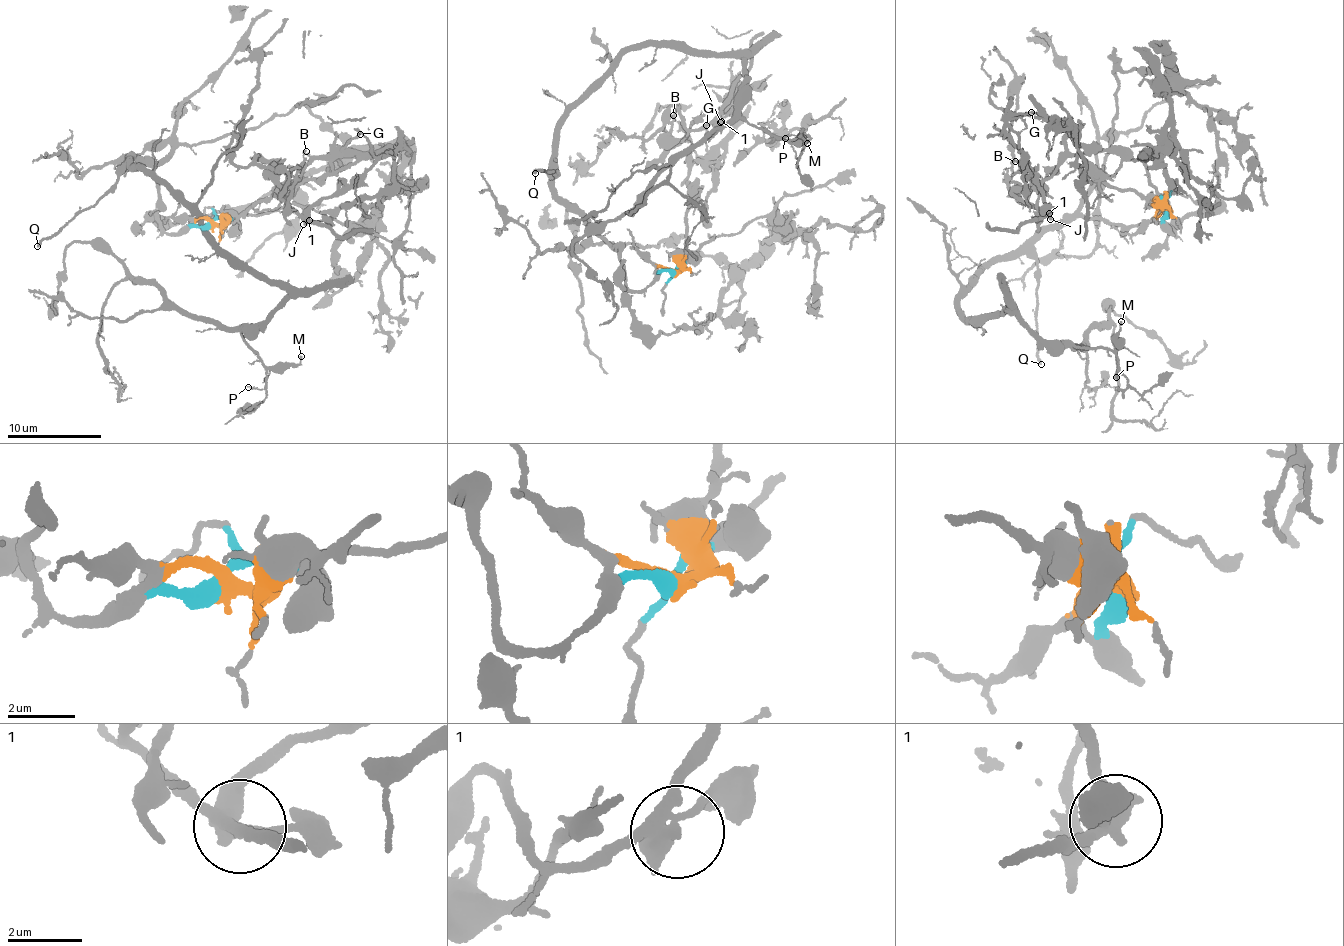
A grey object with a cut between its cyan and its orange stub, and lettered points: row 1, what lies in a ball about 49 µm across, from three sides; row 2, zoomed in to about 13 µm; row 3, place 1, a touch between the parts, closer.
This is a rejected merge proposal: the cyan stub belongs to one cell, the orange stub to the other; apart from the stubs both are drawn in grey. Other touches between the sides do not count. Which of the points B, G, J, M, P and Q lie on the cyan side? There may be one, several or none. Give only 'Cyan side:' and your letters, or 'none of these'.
Cyan side: M, P, Q

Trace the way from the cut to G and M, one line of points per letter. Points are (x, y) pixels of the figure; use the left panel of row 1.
G: (211, 224), (226, 221), (277, 191), (299, 166), (341, 149), (361, 134)
M: (211, 224), (169, 233), (155, 172), (134, 154), (216, 248), (286, 291), (241, 331), (263, 365), (301, 357)

